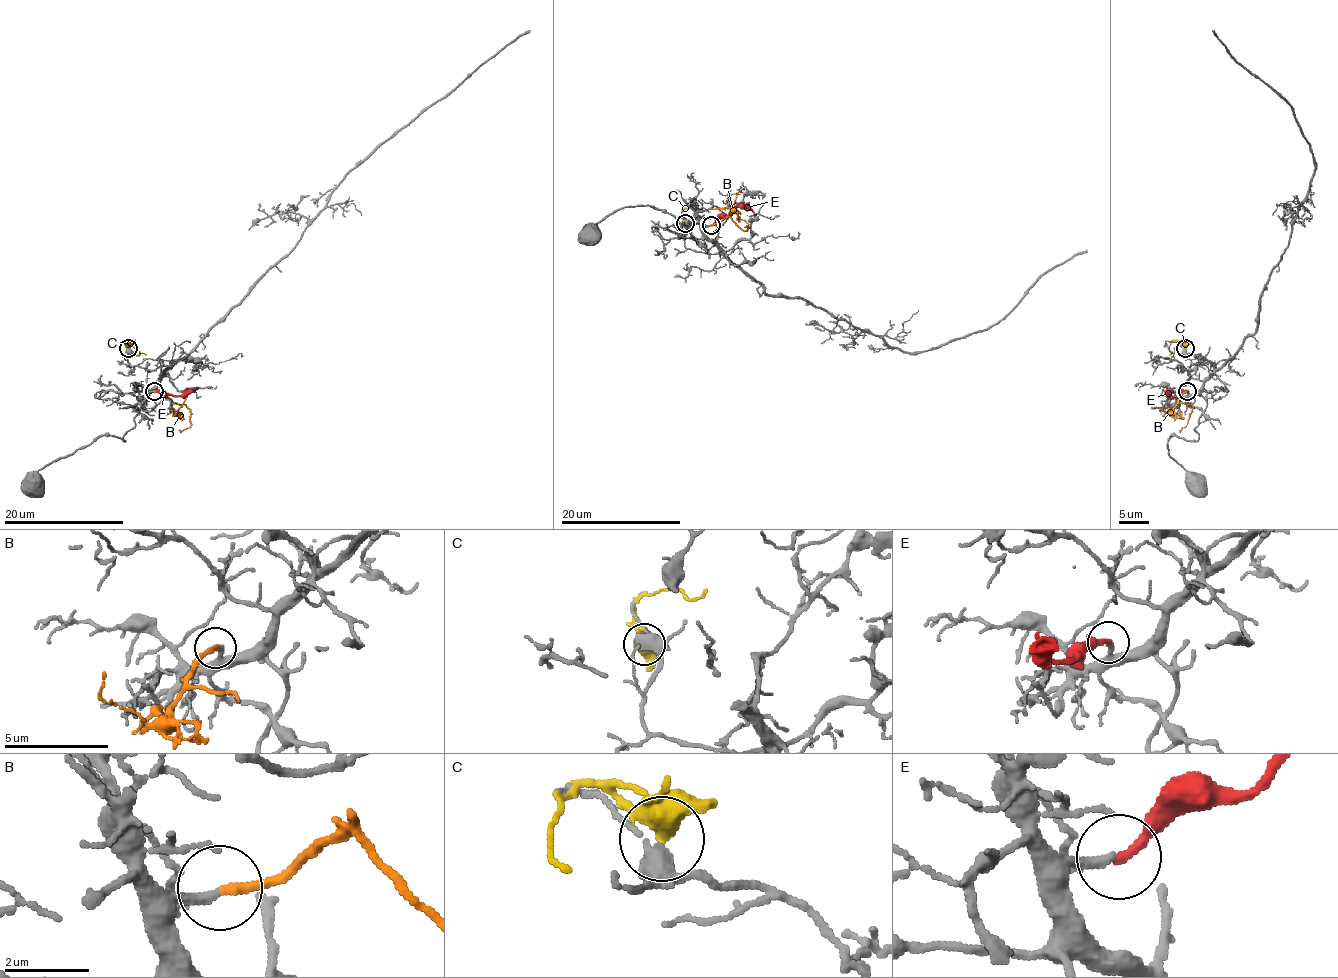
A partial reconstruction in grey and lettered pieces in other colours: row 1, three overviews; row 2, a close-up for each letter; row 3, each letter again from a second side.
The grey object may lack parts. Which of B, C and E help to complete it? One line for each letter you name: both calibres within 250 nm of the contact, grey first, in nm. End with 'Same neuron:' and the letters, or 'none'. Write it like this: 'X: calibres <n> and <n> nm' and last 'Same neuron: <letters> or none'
B: calibres 240 and 220 nm
Same neuron: B

